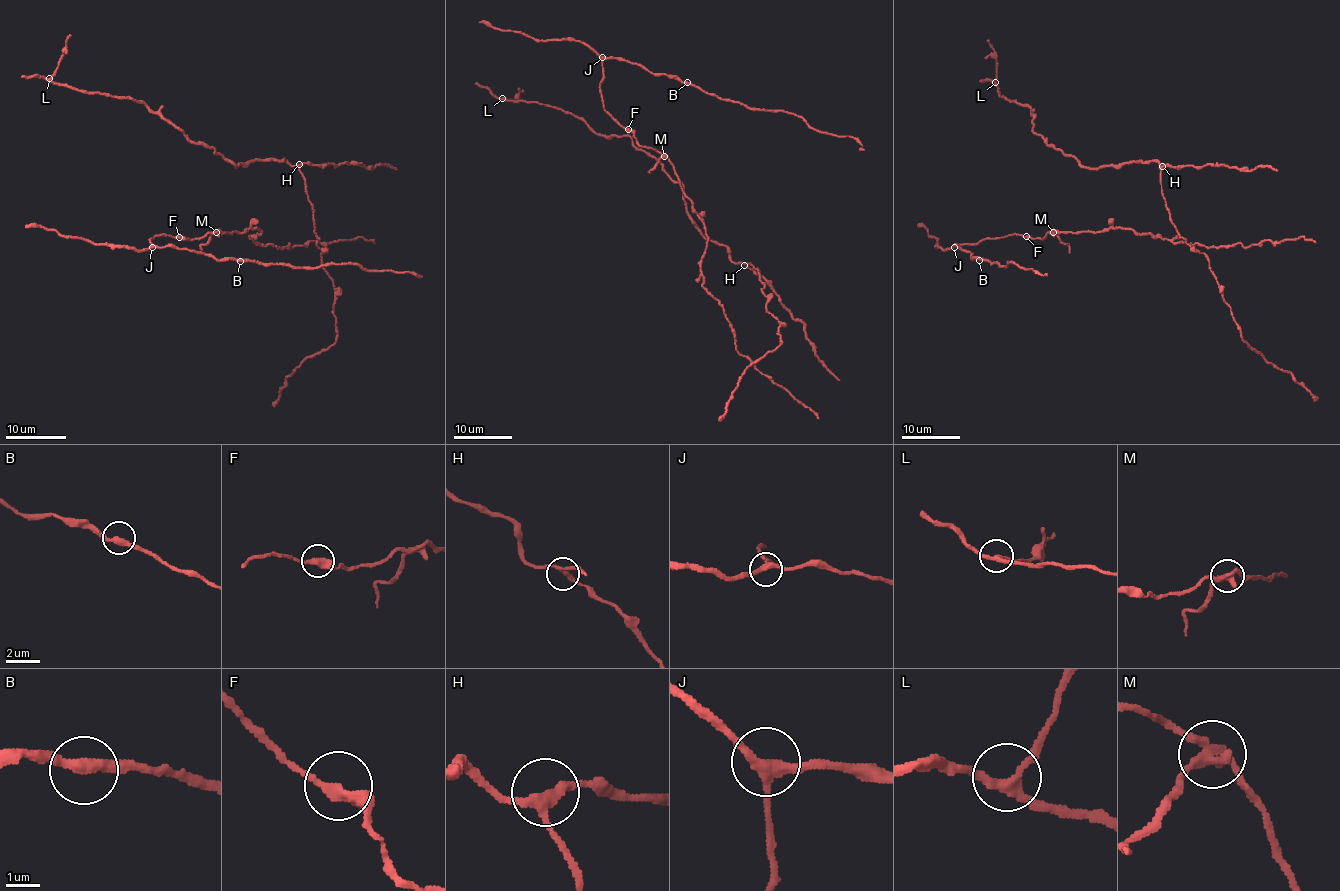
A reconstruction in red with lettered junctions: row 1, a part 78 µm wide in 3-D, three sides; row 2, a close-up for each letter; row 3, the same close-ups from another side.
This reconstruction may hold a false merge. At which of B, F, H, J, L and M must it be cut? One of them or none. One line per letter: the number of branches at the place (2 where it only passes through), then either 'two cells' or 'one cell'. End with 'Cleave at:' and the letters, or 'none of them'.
B: 2 | one cell
F: 2 | one cell
H: 3 | one cell
J: 3 | one cell
L: 3 | one cell
M: 3 | two cells
Cleave at: M

